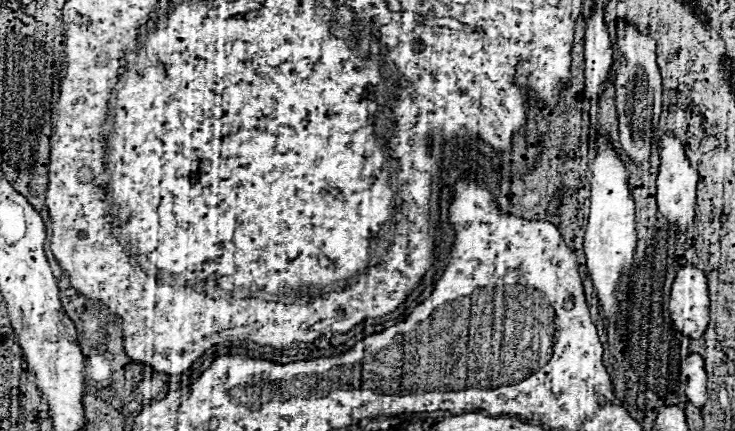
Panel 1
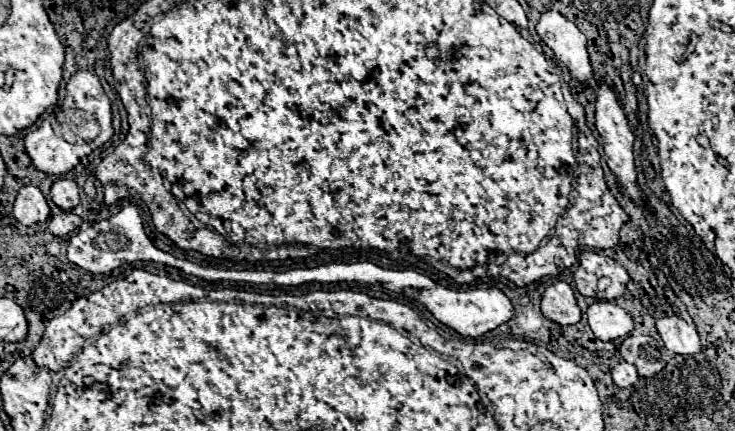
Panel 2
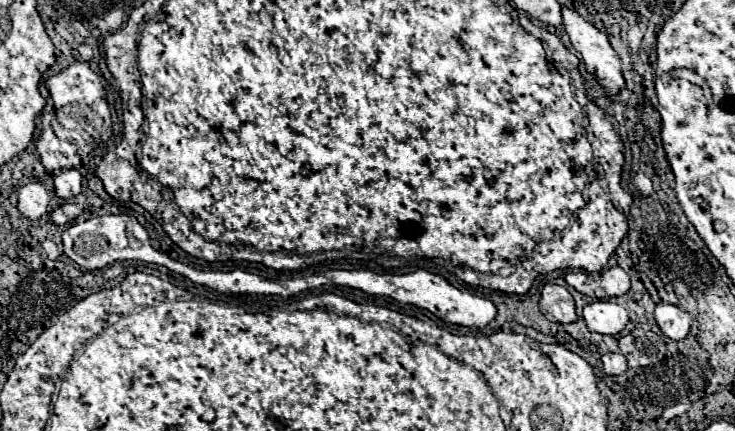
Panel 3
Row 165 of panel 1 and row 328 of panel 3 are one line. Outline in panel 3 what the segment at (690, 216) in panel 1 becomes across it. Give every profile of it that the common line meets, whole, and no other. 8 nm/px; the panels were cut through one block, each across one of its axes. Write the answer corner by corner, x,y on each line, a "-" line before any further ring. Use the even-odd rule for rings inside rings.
658,304
654,316
660,330
670,340
682,340
690,332
690,316
674,304

